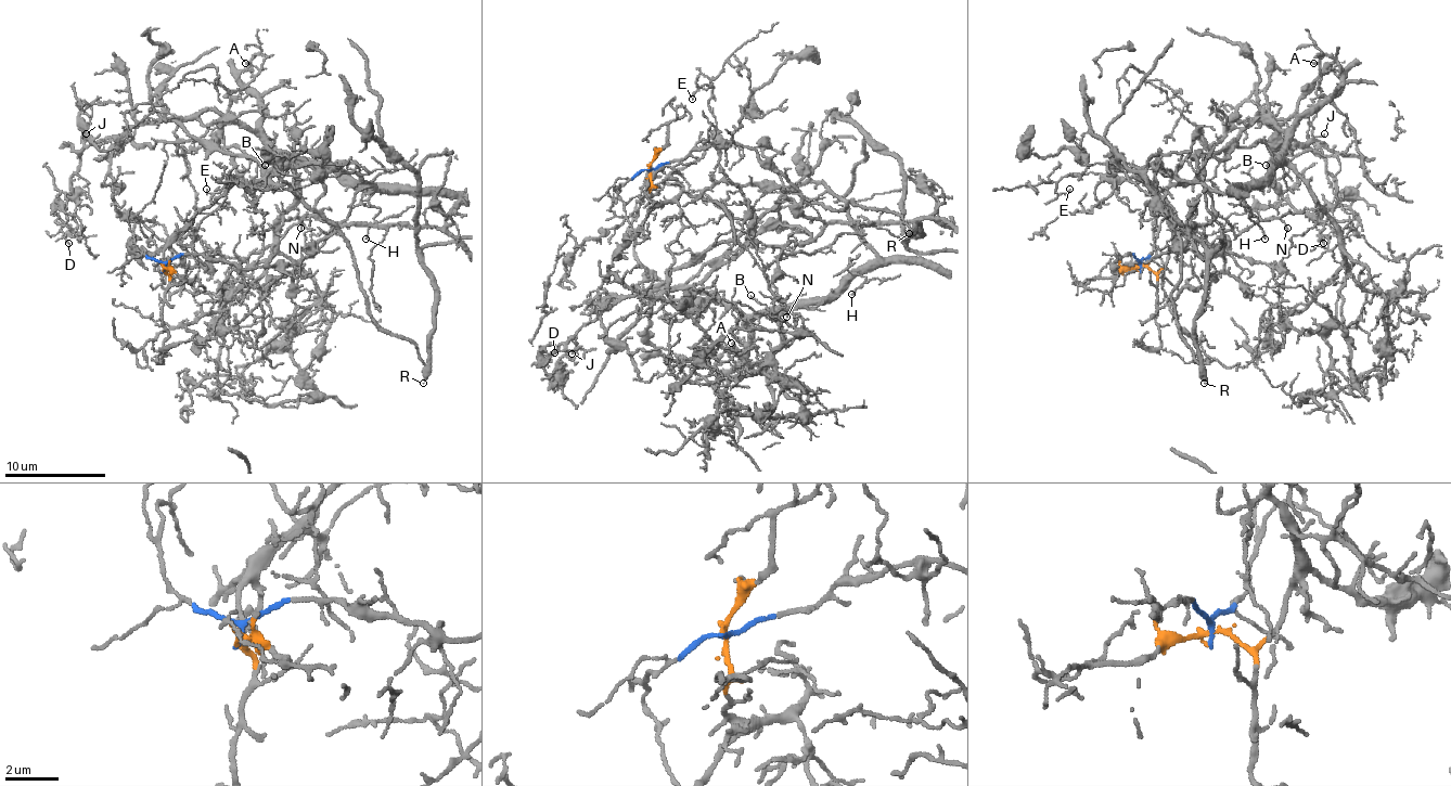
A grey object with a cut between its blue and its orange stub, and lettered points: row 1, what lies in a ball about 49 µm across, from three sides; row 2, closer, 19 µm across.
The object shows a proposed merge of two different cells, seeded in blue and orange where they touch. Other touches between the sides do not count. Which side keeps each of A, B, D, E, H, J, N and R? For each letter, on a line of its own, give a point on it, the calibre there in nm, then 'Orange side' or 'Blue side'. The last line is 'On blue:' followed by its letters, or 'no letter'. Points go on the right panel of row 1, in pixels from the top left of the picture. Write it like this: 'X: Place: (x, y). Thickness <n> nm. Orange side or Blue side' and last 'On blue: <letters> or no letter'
A: Place: (1313, 63). Thickness 130 nm. Orange side
B: Place: (1266, 165). Thickness 110 nm. Orange side
D: Place: (1323, 243). Thickness 120 nm. Orange side
E: Place: (1069, 189). Thickness 110 nm. Orange side
H: Place: (1265, 239). Thickness 110 nm. Orange side
J: Place: (1324, 133). Thickness 110 nm. Orange side
N: Place: (1287, 228). Thickness 110 nm. Blue side
R: Place: (1204, 383). Thickness 320 nm. Blue side
On blue: N, R

